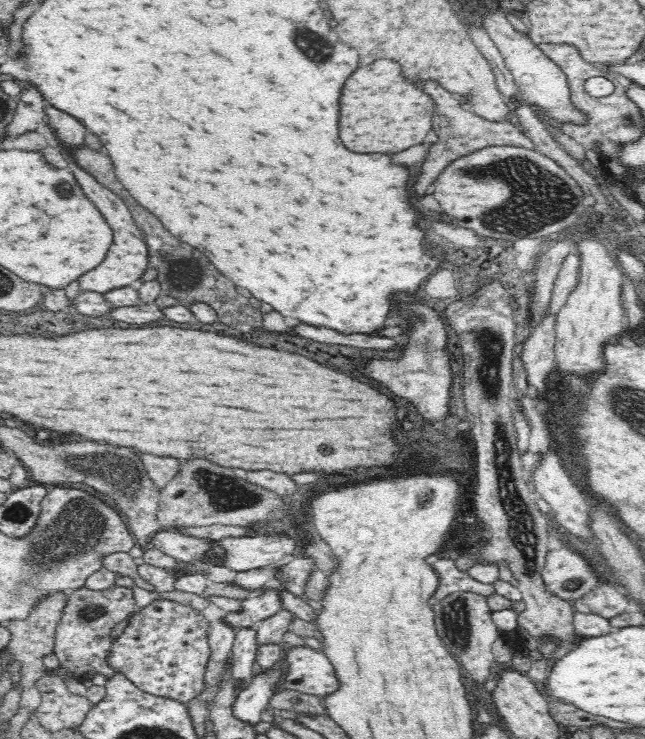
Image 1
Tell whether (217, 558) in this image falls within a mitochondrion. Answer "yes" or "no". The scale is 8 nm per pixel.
no

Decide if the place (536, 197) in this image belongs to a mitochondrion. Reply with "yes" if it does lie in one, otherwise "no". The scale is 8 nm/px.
yes

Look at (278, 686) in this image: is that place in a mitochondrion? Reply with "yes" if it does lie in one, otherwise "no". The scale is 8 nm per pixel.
no

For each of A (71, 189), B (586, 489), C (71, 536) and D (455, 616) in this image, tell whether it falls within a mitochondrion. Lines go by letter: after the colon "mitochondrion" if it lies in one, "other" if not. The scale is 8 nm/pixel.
A: mitochondrion
B: other
C: mitochondrion
D: mitochondrion

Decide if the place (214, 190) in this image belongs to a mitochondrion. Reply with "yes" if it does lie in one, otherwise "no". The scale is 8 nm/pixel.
no

